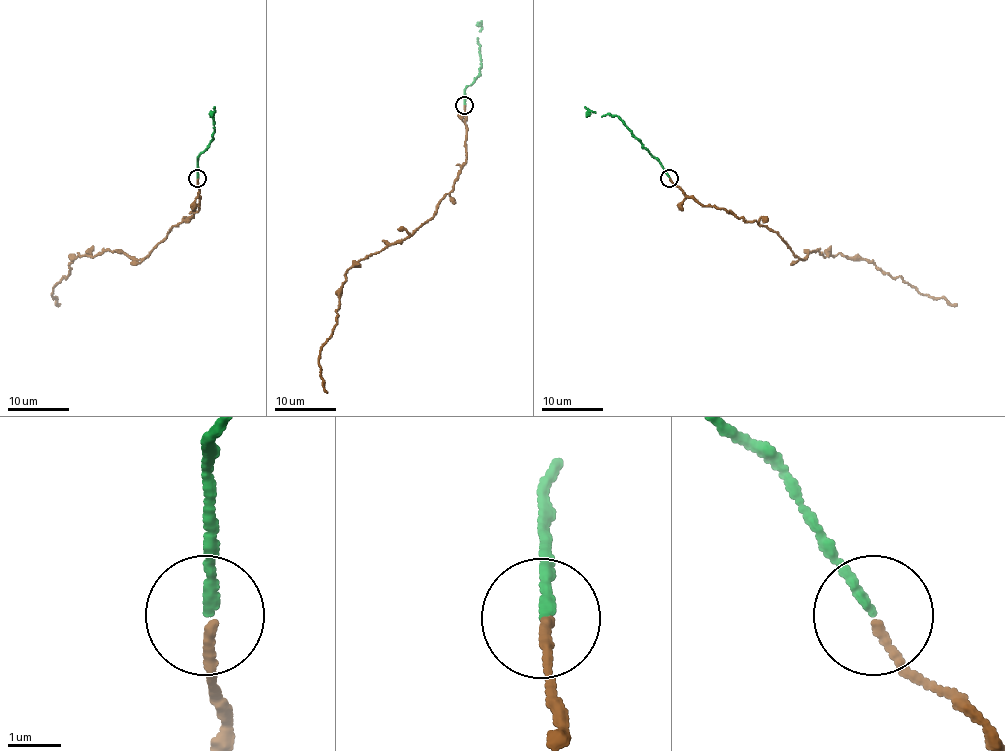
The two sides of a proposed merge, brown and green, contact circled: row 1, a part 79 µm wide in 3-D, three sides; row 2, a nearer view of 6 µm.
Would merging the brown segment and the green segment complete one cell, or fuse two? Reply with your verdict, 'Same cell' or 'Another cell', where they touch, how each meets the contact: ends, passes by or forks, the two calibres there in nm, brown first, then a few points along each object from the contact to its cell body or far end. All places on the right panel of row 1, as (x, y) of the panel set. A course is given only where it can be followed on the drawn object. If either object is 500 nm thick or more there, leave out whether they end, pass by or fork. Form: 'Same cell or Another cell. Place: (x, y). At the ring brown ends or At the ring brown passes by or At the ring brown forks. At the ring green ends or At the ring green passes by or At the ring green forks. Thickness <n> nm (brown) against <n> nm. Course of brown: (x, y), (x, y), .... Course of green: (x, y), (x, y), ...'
Same cell. Place: (669, 178). At the ring brown ends. At the ring green ends. Thickness 160 nm (brown) against 170 nm. Course of brown: (670, 179), (702, 205), (764, 225), (799, 259), (816, 250), (823, 256), (869, 259), (923, 294), (957, 304). Course of green: (670, 177), (616, 115), (591, 111), (586, 117)

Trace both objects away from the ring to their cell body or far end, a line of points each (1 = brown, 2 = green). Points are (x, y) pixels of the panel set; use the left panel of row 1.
1: (196, 179), (199, 208), (175, 225), (142, 259), (107, 250), (73, 259), (70, 273), (51, 294), (60, 304)
2: (196, 177), (196, 159), (213, 134), (213, 115), (210, 115), (215, 111), (212, 117)

